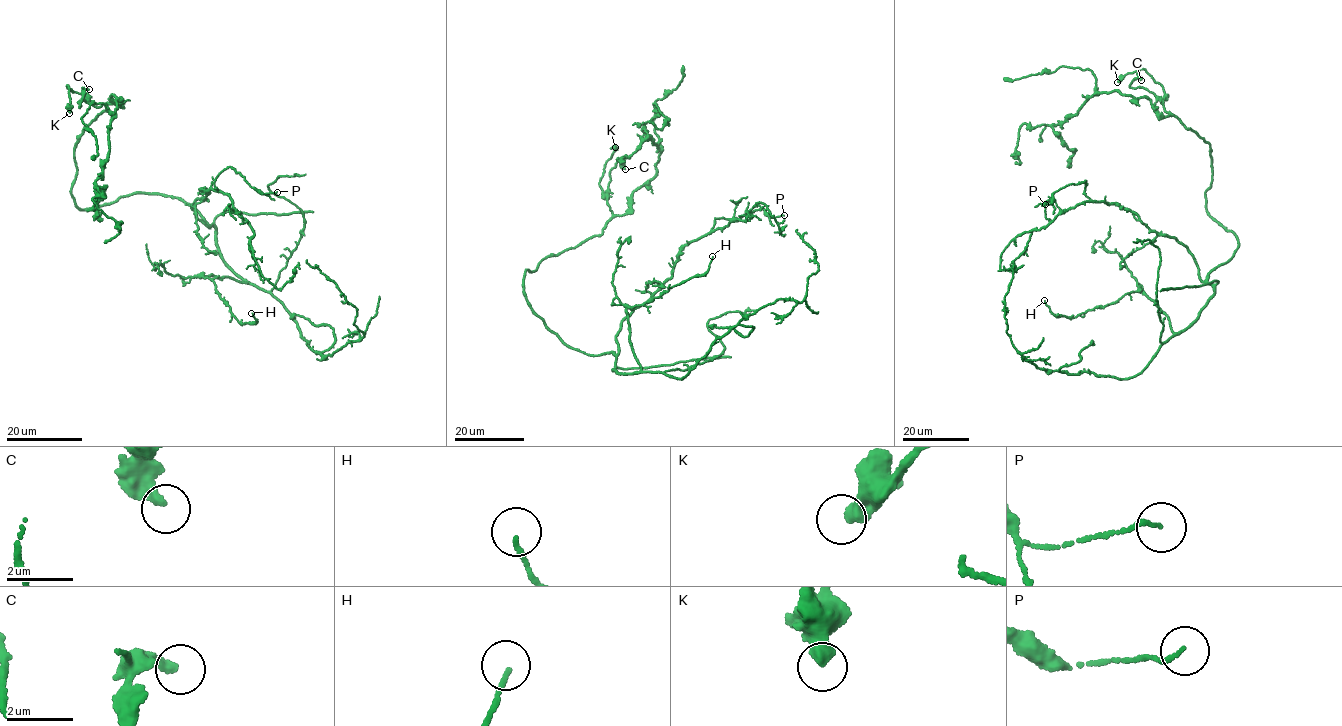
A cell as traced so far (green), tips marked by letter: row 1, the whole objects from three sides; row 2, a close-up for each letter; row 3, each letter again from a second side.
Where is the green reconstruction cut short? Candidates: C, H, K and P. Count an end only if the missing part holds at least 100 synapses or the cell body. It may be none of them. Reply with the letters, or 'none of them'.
none of them

